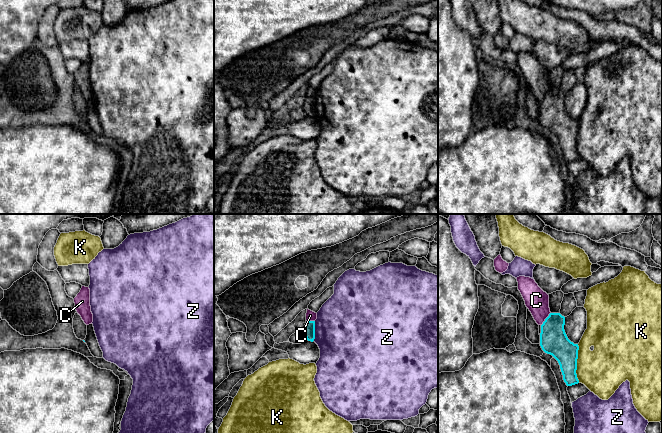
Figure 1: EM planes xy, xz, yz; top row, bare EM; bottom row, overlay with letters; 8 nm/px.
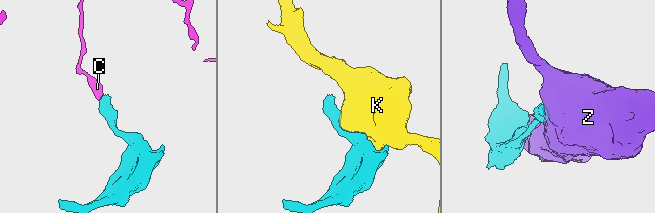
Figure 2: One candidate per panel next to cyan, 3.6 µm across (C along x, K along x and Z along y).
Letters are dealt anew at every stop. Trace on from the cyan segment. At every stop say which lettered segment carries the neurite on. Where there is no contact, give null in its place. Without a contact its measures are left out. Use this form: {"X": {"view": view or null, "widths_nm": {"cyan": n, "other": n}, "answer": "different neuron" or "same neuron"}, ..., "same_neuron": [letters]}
{"C": {"view": "yz", "widths_nm": {"cyan": 220, "other": 190}, "answer": "different neuron"}, "K": {"view": "yz", "widths_nm": {"cyan": 220, "other": 360}, "answer": "different neuron"}, "Z": {"view": "xz", "widths_nm": {"cyan": 100, "other": 500}, "answer": "different neuron"}, "same_neuron": []}

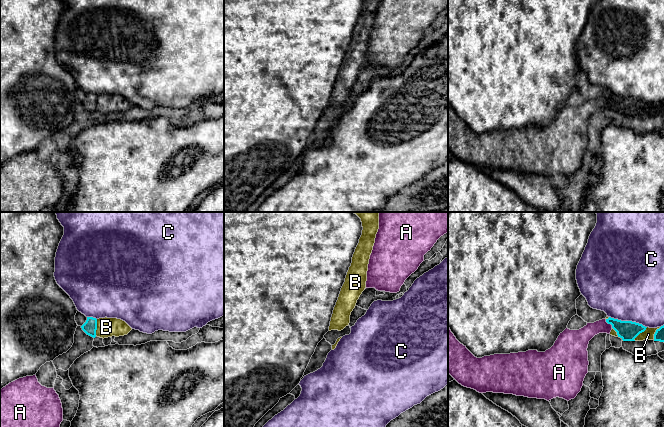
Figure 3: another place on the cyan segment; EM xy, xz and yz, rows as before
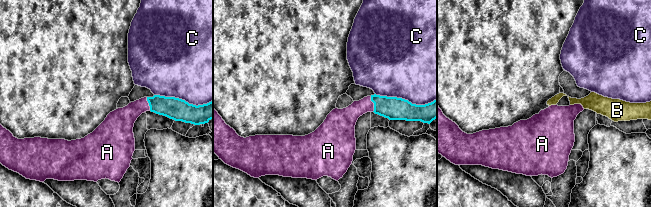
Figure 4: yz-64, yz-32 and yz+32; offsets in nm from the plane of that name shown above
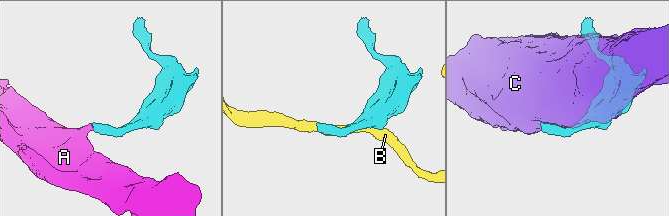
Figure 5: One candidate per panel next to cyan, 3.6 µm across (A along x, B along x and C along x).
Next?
{"A": {"view": "yz", "widths_nm": {"cyan": 160, "other": 130}, "answer": "same neuron"}, "B": {"view": "xy", "widths_nm": {"cyan": 110, "other": 160}, "answer": "different neuron"}, "C": {"view": "yz", "widths_nm": {"cyan": 160, "other": 500}, "answer": "different neuron"}, "same_neuron": ["A"]}

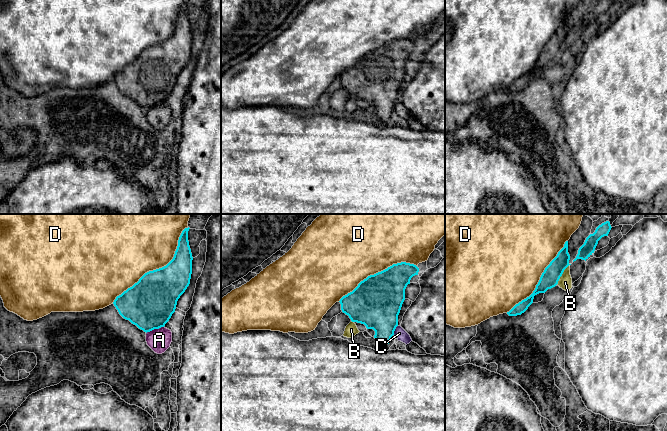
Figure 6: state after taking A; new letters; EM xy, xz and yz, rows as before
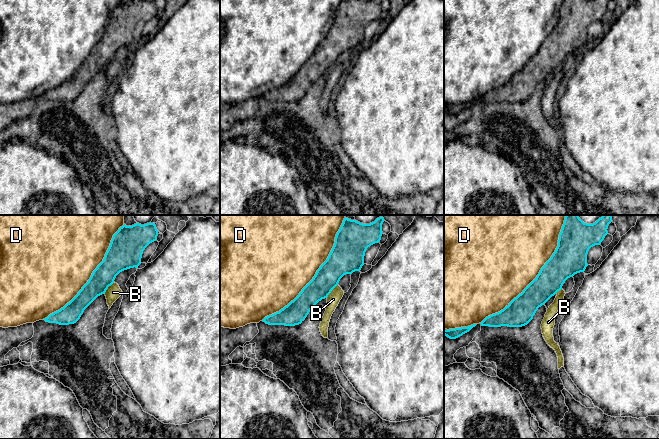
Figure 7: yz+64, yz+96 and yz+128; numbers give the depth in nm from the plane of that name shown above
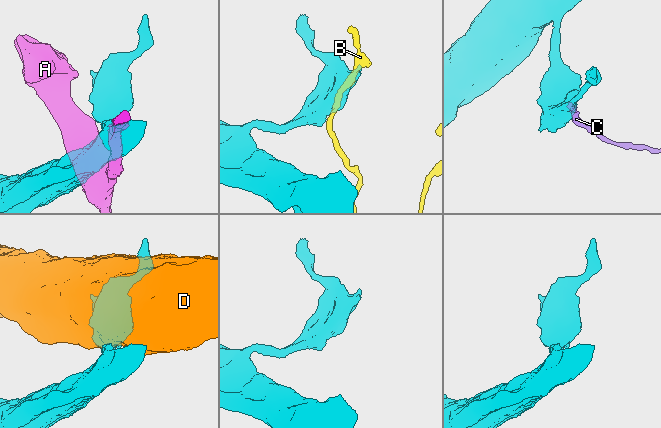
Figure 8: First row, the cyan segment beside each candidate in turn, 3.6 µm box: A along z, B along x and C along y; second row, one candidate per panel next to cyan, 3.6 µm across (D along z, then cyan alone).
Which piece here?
{"A": {"view": "xy", "widths_nm": {"cyan": 400, "other": 190}, "answer": "different neuron"}, "B": {"view": "yz", "widths_nm": {"cyan": 140, "other": 110}, "answer": "different neuron"}, "C": {"view": "xz", "widths_nm": {"cyan": 380, "other": 90}, "answer": "different neuron"}, "D": {"view": "xy", "widths_nm": {"cyan": 380, "other": 420}, "answer": "different neuron"}, "same_neuron": []}

